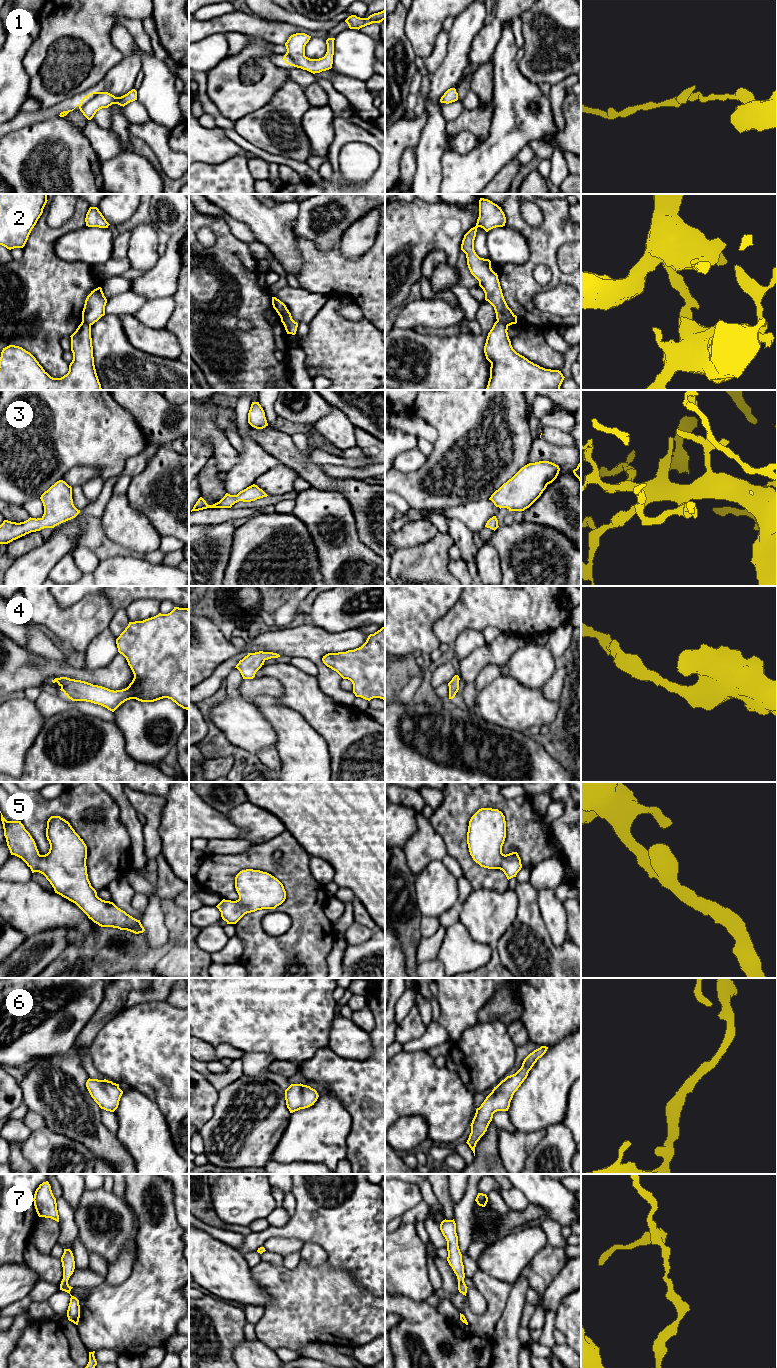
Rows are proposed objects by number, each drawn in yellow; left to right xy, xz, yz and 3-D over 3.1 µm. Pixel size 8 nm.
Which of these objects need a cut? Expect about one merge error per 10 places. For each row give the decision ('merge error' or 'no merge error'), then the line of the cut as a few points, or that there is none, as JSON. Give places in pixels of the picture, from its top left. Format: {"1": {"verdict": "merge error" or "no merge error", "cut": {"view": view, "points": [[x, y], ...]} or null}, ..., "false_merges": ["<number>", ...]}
{"1": {"verdict": "no merge error", "cut": null}, "2": {"verdict": "merge error", "cut": {"view": "yz", "points": [[497, 320], [507, 326]]}}, "3": {"verdict": "no merge error", "cut": null}, "4": {"verdict": "no merge error", "cut": null}, "5": {"verdict": "no merge error", "cut": null}, "6": {"verdict": "no merge error", "cut": null}, "7": {"verdict": "no merge error", "cut": null}, "false_merges": ["2"]}

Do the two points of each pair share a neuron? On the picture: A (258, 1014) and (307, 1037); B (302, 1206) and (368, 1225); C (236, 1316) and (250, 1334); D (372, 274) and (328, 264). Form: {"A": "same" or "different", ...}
{"A": "same", "B": "same", "C": "different", "D": "same"}

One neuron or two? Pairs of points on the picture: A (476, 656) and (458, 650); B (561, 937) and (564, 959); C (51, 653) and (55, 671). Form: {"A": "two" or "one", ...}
{"A": "two", "B": "two", "C": "two"}

